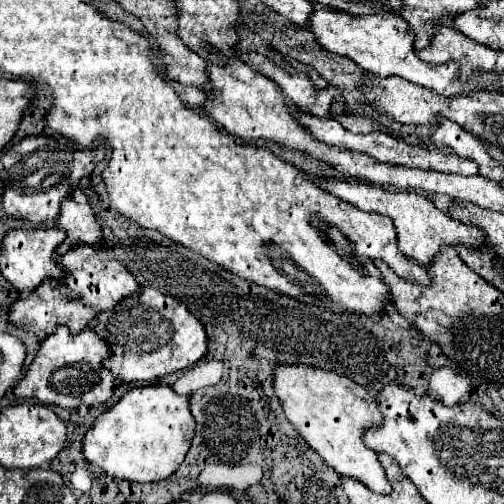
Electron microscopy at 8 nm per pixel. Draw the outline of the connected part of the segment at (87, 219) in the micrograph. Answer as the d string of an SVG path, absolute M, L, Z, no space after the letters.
M75 189L67 199L63 199L61 211L57 217L57 227L67 233L65 243L57 247L57 255L63 255L71 247L77 247L83 243L93 245L101 239L101 227L95 221L93 209L89 207L89 201L81 193L81 189Z

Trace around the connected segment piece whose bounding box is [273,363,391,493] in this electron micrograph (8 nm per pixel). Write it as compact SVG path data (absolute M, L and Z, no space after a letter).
M301 363L273 365L275 395L281 401L285 417L307 441L307 445L317 451L339 475L359 479L377 493L391 493L391 485L377 461L377 453L363 445L363 431L381 423L381 411L377 409L375 397L382 388L377 389L377 385L366 388L337 375L335 371L307 367Z

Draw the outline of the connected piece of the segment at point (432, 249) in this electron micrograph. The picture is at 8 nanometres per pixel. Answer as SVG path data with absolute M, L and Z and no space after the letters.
M313 177L313 181L323 185L335 197L359 207L361 211L375 211L381 215L389 215L397 229L399 251L419 261L421 265L427 265L443 243L447 245L463 243L467 247L481 247L483 243L487 243L485 233L479 227L465 225L457 219L451 219L447 213L439 211L425 195L419 195L415 191L385 191L379 185L365 185L365 183L355 183L355 181L337 179L337 177Z

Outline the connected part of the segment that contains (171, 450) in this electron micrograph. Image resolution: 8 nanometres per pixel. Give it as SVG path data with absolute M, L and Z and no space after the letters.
M169 385L129 389L119 403L103 411L83 437L83 459L103 469L115 481L153 483L167 479L185 459L195 431L189 397L177 395Z

